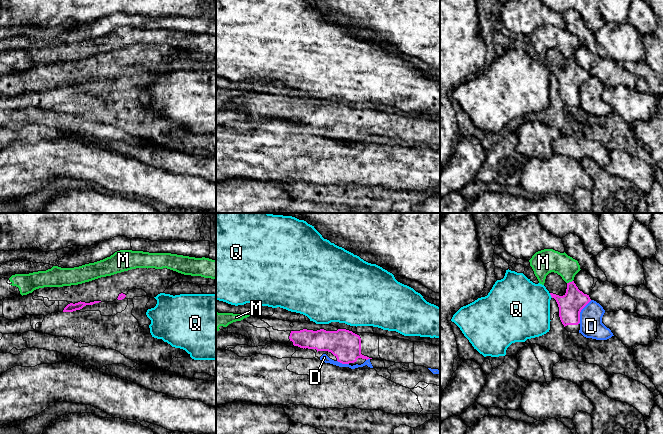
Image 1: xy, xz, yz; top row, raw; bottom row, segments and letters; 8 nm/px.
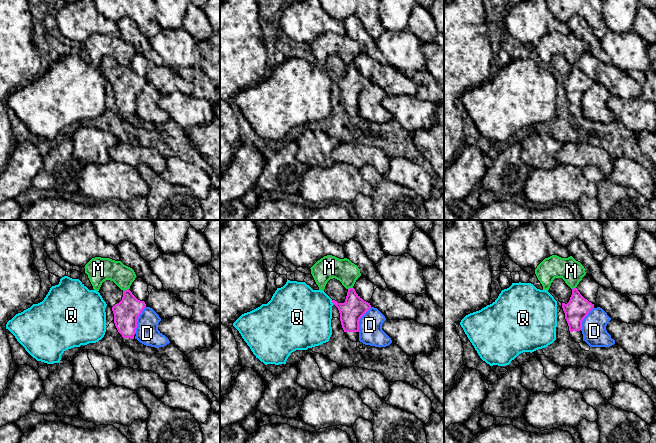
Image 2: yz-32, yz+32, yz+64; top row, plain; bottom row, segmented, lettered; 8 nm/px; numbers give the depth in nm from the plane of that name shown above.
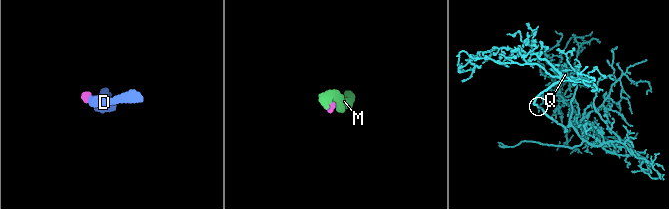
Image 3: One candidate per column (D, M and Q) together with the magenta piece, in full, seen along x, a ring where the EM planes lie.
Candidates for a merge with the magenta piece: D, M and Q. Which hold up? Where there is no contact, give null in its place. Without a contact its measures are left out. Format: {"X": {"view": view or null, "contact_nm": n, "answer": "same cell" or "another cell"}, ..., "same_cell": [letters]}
{"D": {"view": "yz", "contact_nm": 220, "answer": "another cell"}, "M": {"view": "yz", "contact_nm": 50, "answer": "another cell"}, "Q": {"view": "yz", "contact_nm": 50, "answer": "another cell"}, "same_cell": []}

